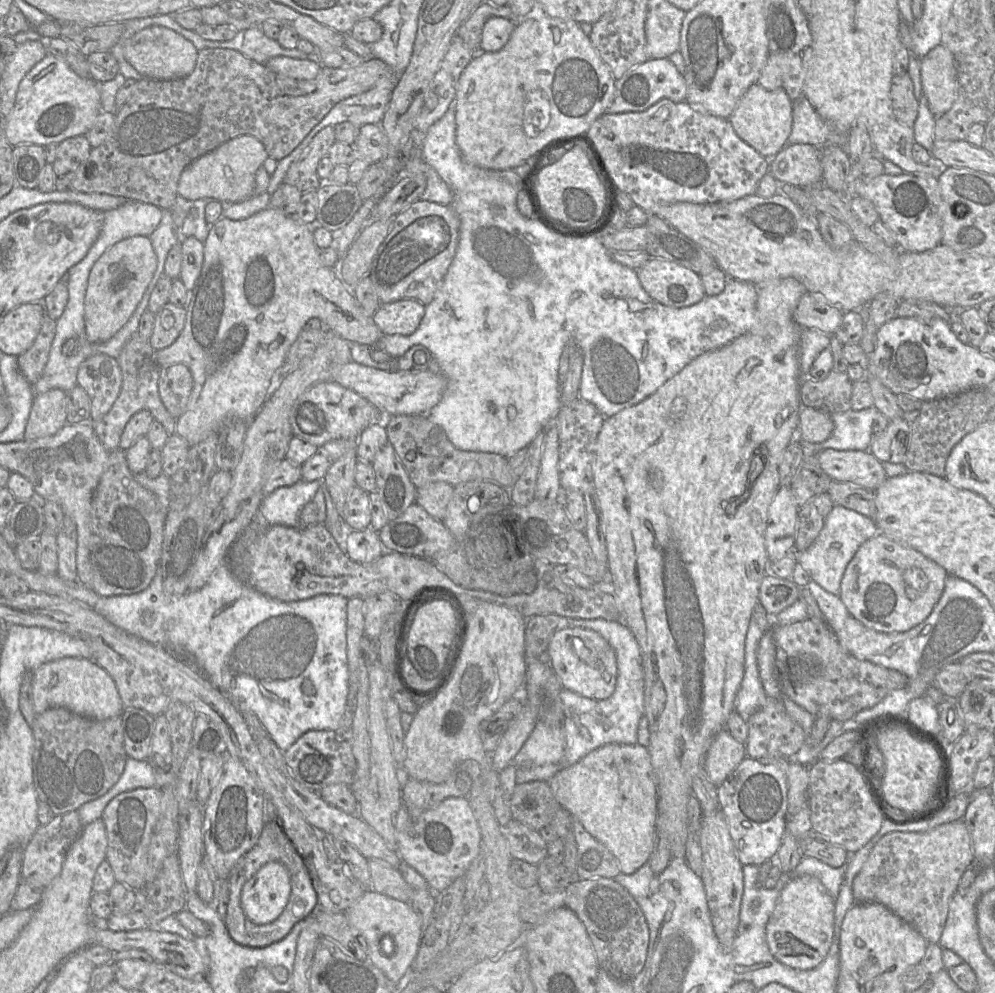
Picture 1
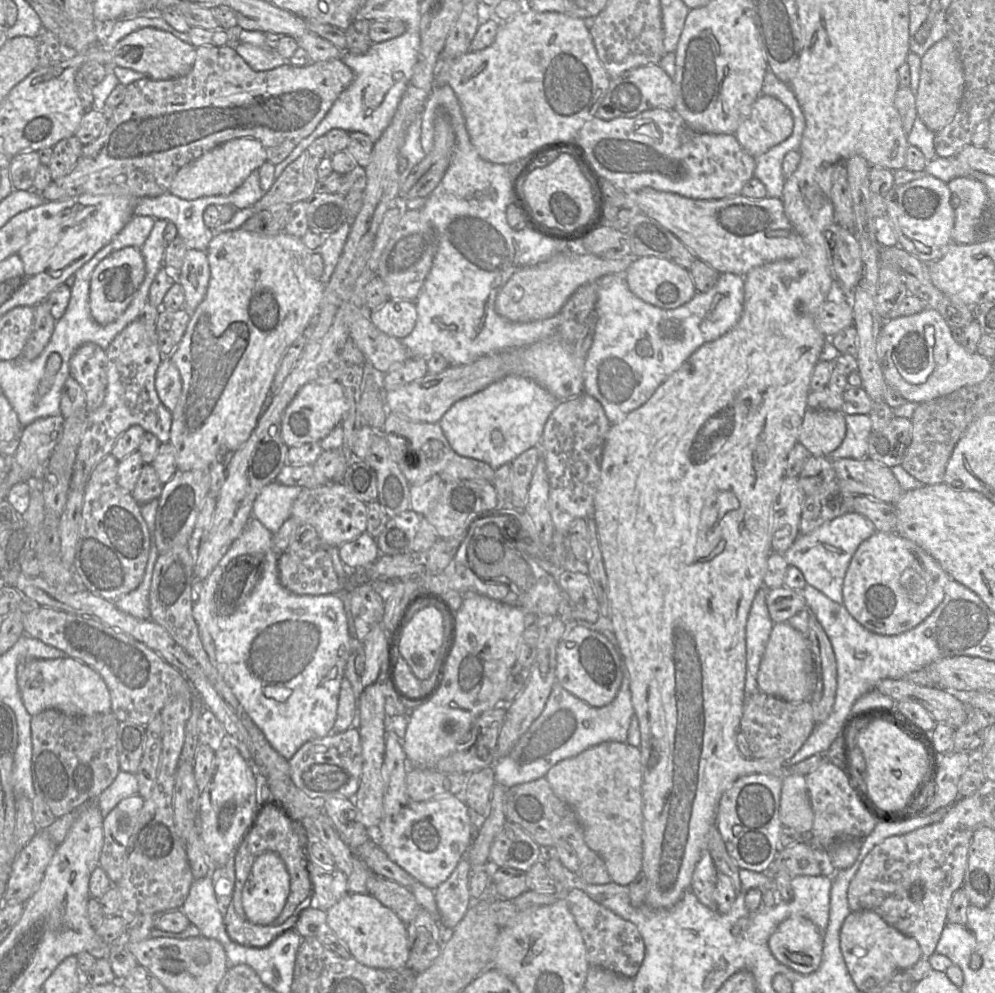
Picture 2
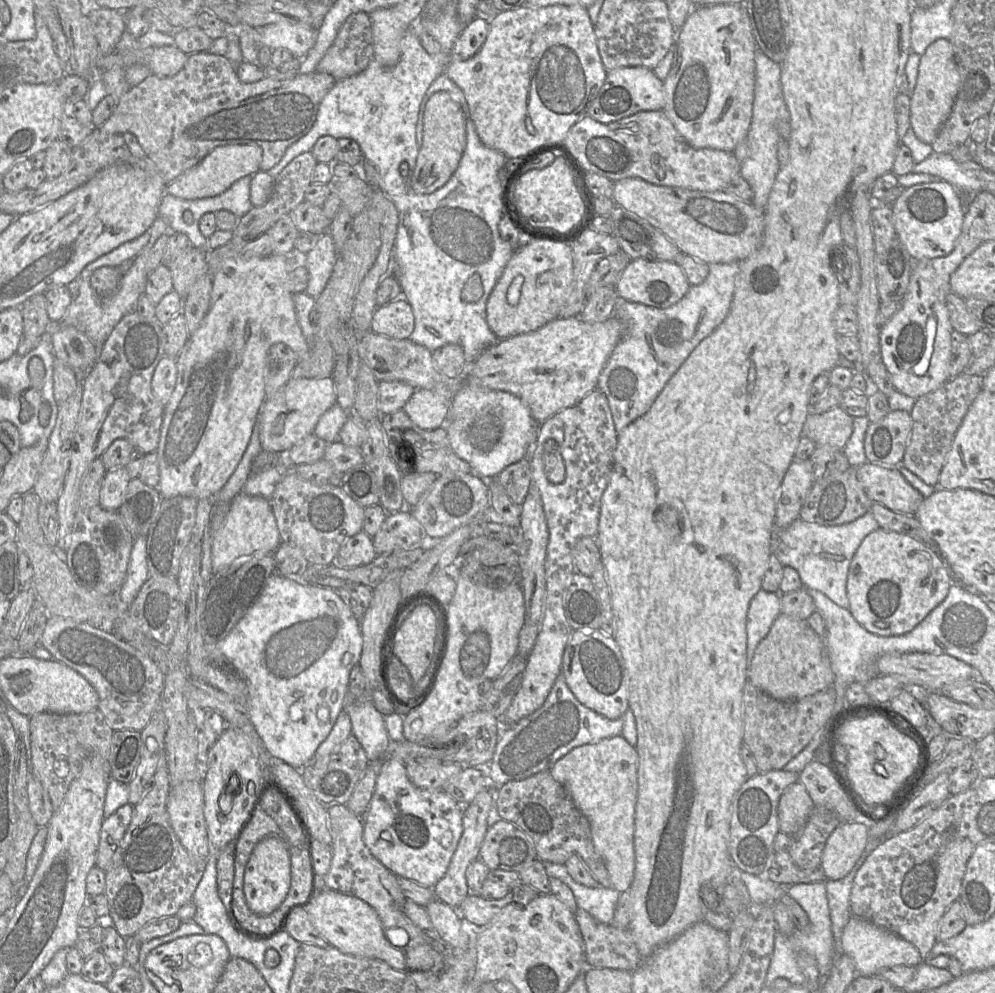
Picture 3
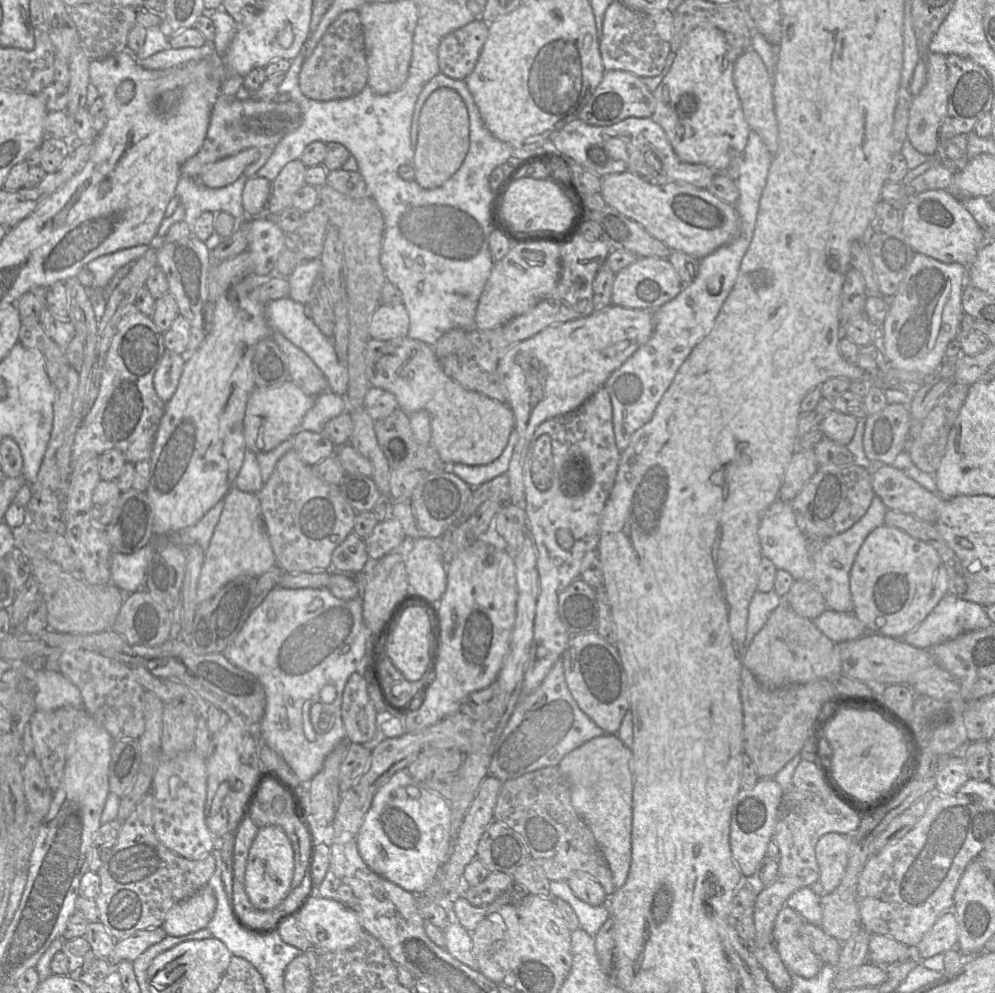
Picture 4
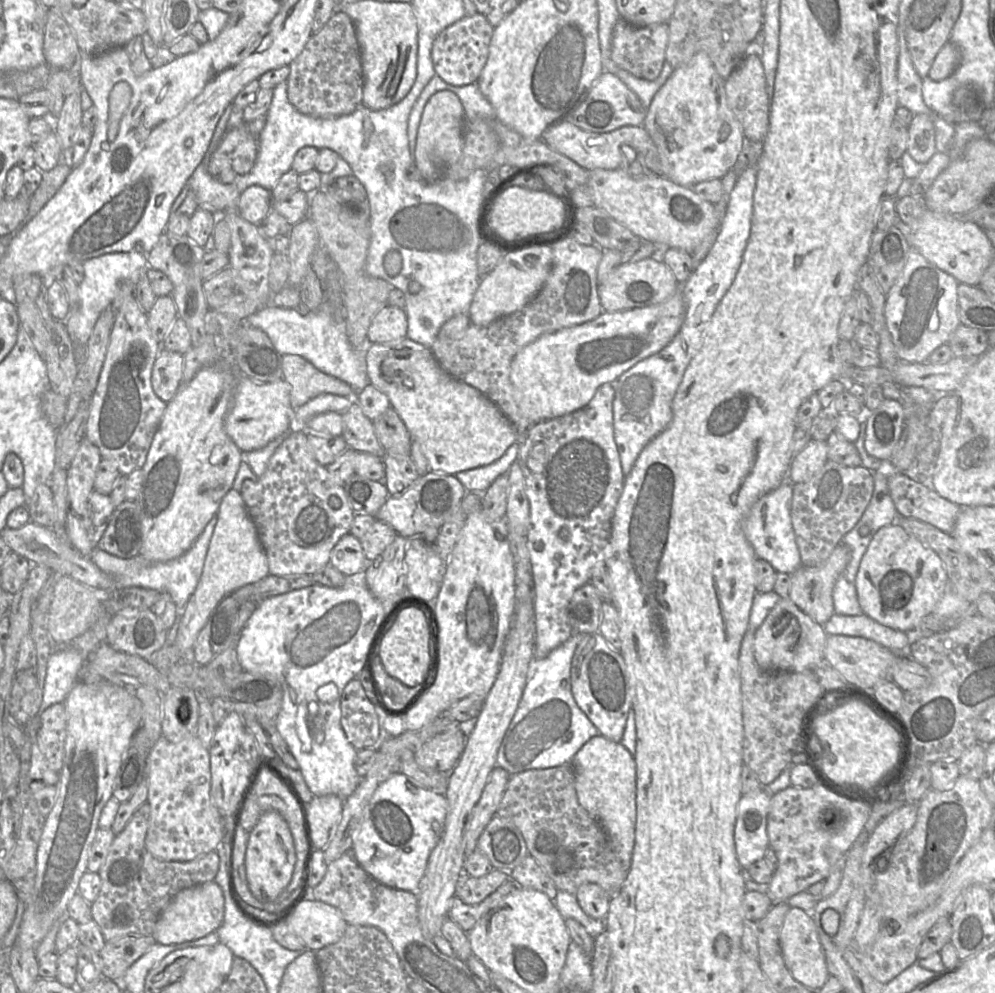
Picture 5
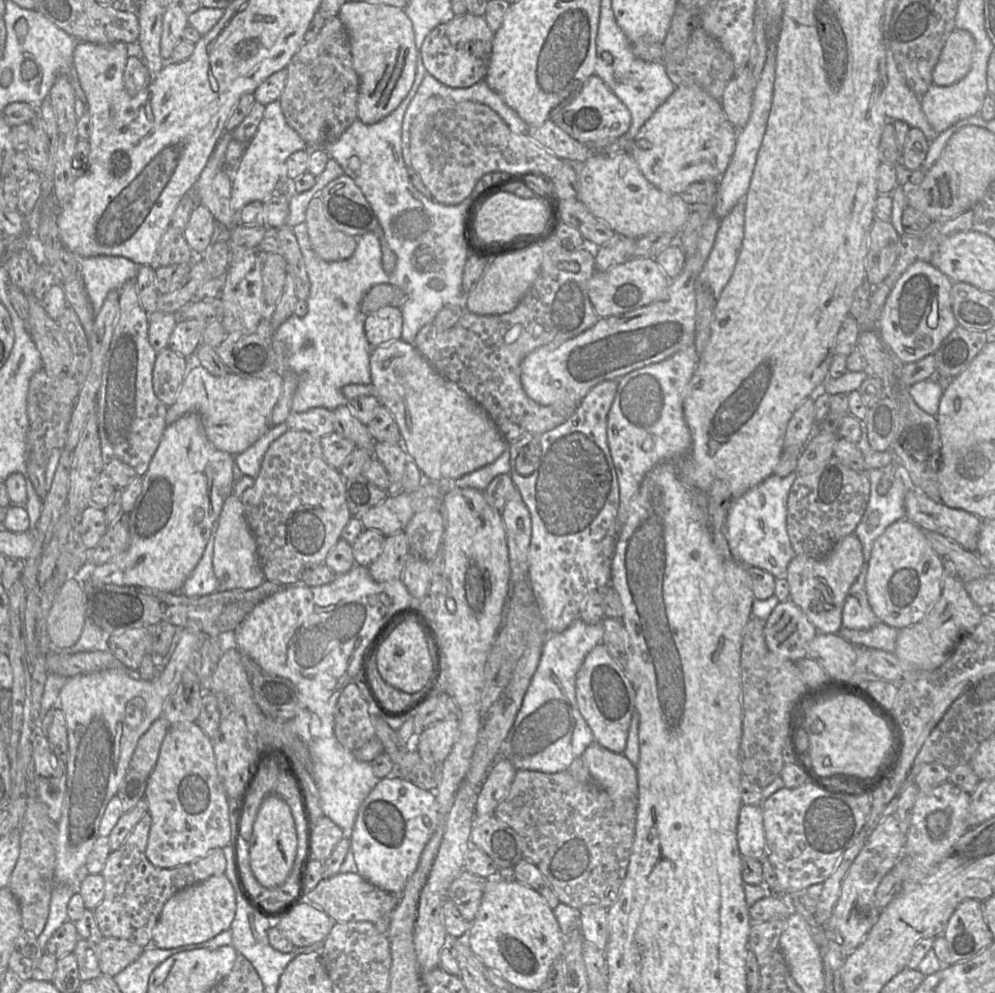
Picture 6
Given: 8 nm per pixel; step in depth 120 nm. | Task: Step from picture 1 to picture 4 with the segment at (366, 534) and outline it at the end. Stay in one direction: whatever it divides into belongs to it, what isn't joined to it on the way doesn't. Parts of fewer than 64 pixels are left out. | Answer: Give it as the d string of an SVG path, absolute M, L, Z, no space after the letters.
M351 532L332 553L332 569L340 573L356 574L370 565L365 540Z

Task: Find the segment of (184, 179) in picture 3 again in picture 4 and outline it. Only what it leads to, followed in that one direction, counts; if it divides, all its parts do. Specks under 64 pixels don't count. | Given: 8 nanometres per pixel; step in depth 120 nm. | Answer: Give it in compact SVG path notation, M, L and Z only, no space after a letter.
M255 147L206 165L197 180L209 188L222 188L235 182L245 168L259 158Z

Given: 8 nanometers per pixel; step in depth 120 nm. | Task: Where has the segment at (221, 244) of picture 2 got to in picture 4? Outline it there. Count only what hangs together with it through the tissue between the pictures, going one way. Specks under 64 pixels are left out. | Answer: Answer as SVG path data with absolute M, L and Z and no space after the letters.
M249 274L232 285L214 302L213 325L201 345L186 356L183 372L173 397L166 402L164 414L155 435L149 458L150 475L145 491L153 514L154 537L172 537L195 525L215 504L224 499L233 486L246 451L243 421L247 401L256 388L252 359L259 341L272 338L288 360L290 380L307 395L316 397L329 390L328 381L313 360L280 332L273 330L266 319L265 305L250 298L251 292L270 276Z

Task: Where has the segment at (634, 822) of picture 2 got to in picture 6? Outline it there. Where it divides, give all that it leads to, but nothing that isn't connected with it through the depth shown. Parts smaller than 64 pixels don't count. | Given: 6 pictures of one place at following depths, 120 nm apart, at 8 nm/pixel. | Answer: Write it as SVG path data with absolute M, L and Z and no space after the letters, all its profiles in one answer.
M595 741L585 749L581 758L593 780L613 801L618 815L636 818L637 770L629 759L623 753L615 753Z

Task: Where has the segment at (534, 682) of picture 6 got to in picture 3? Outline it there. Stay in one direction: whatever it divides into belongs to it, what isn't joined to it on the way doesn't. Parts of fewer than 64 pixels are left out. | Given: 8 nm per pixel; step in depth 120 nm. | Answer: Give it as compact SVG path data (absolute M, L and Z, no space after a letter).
M561 672L538 710L513 725L506 725L506 728L501 726L502 732L494 756L485 767L489 786L498 788L510 781L550 771L559 759L574 748L621 735L623 724L623 716L611 720L580 703L567 686Z

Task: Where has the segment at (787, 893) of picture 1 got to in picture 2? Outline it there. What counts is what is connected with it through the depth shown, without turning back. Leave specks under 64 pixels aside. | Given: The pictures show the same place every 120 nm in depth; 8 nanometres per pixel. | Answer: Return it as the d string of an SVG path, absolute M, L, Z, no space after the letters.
M790 916L769 939L773 956L801 974L815 972L822 961L823 933L807 918Z

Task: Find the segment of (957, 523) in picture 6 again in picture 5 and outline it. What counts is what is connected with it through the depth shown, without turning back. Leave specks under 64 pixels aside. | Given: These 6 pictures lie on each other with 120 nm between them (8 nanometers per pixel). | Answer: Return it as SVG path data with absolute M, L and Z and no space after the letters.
M890 472L887 483L899 517L914 518L952 533L959 505L941 497L929 483L916 482L902 472Z

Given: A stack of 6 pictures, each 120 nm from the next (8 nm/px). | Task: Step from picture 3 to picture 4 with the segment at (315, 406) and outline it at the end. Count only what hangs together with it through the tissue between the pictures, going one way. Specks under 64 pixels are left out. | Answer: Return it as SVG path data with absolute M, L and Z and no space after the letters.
M293 381L267 388L255 388L251 393L243 421L243 434L246 447L254 453L269 452L301 429L305 414L314 405L315 398L307 395Z

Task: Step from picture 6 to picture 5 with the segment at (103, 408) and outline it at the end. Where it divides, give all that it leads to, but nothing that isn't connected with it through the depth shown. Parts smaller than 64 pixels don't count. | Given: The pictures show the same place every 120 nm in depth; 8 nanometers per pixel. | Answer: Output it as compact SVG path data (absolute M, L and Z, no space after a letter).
M134 295L121 299L99 376L91 398L85 437L98 447L102 459L115 463L120 475L141 469L163 418L167 403L154 392L152 370L162 344L154 337L148 316Z

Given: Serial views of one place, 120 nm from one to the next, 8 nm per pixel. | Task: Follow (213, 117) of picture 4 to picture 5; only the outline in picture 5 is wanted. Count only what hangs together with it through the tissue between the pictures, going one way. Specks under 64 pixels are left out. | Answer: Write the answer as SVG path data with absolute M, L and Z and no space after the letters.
M245 123L228 130L217 149L212 153L208 172L213 177L224 170L244 175L253 168L258 152L258 139L247 129Z

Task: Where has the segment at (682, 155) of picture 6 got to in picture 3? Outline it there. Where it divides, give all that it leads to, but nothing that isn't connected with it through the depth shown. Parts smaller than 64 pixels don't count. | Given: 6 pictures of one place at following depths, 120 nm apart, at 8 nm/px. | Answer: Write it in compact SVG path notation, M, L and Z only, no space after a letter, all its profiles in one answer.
M714 4L706 6L695 6L687 16L682 29L675 37L674 46L674 59L672 67L663 81L664 93L665 93L665 106L663 108L664 113L673 123L676 130L685 139L685 141L696 149L710 148L716 150L722 150L726 152L733 152L736 146L743 140L746 140L751 119L754 102L754 90L755 90L755 52L757 50L757 43L752 34L752 26L746 12L742 5L734 4Z

